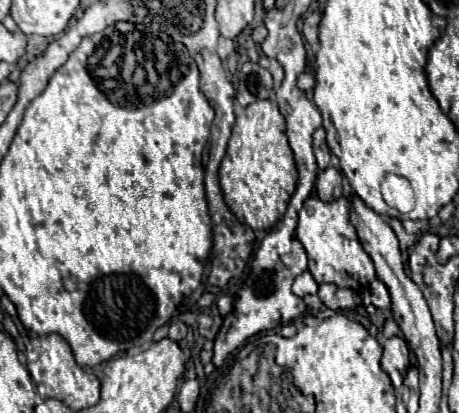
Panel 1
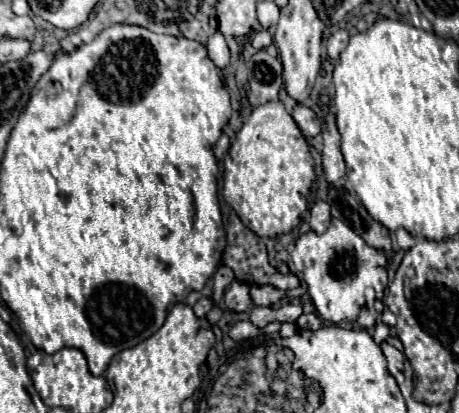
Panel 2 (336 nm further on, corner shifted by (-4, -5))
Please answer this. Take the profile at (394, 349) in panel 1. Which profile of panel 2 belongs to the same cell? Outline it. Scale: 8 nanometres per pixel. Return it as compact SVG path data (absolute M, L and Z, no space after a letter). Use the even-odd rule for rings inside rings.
M384 341L380 347L382 347L384 357L386 357L386 361L388 361L388 371L396 377L398 385L402 387L402 385L404 385L404 373L402 373L402 369L404 369L404 361L406 361L404 353L398 351L394 345L390 345L390 343L386 343L386 341Z

